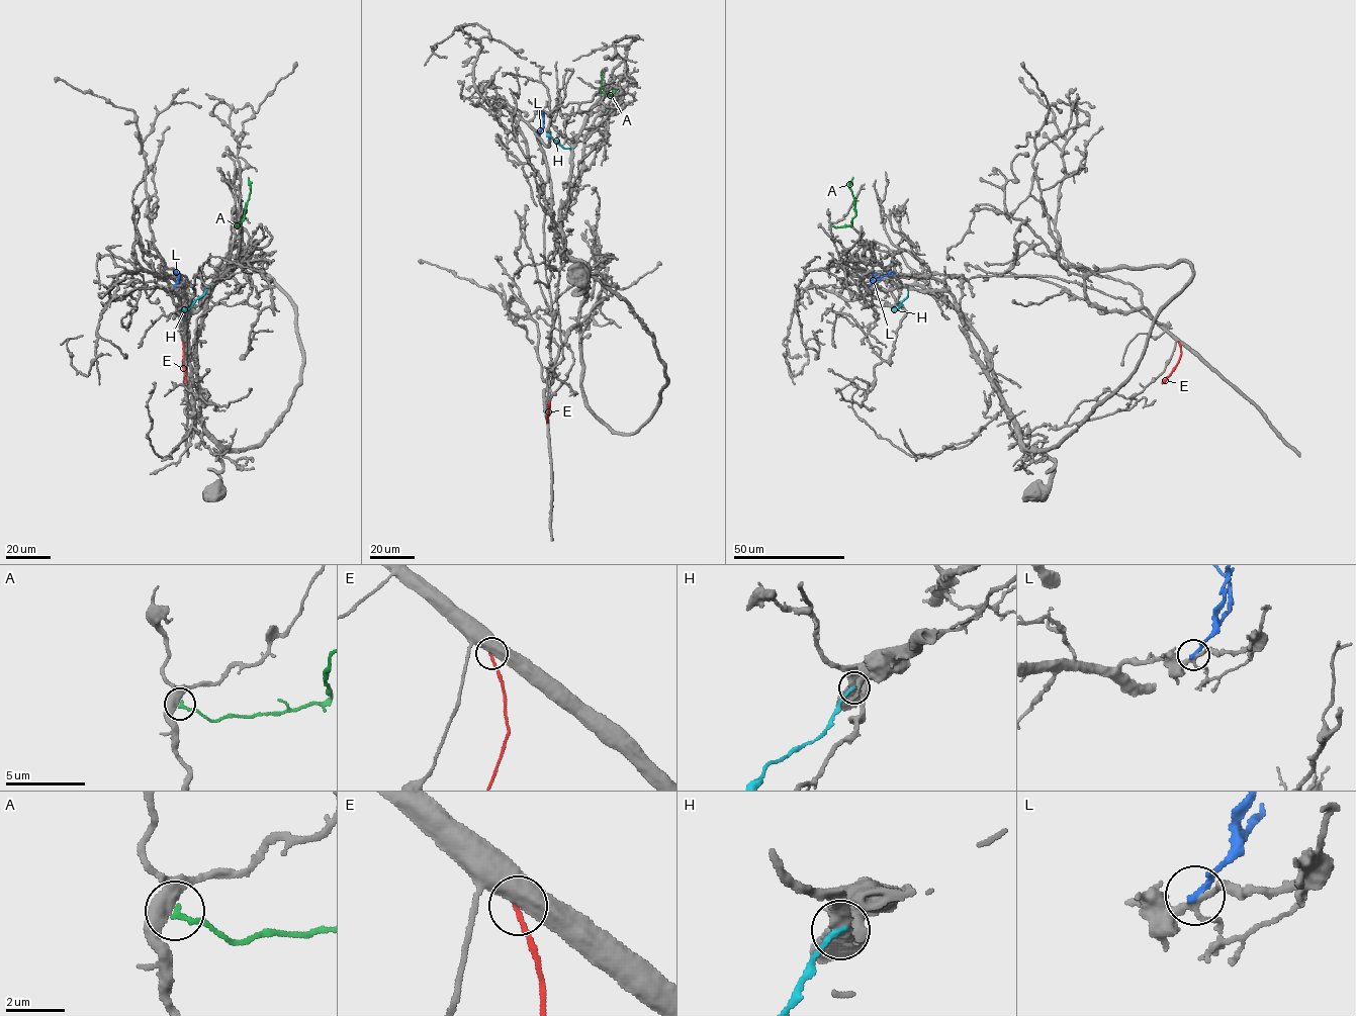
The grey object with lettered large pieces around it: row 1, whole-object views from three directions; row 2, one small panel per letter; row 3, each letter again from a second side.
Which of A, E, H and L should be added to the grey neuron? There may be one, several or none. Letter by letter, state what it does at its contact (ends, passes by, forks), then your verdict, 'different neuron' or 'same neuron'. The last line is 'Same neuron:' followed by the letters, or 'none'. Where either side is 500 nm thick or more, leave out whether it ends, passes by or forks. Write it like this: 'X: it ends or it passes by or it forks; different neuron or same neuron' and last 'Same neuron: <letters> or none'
A: it ends; same neuron
E: different neuron
H: different neuron
L: it ends; different neuron
Same neuron: A

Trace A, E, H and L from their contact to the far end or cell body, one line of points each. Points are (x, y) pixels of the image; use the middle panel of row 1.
A: (602, 72), (600, 92), (607, 92), (608, 97), (612, 93)
E: (546, 420), (549, 402)
H: (571, 148), (561, 146), (546, 133)
L: (538, 110), (543, 122), (540, 135)

